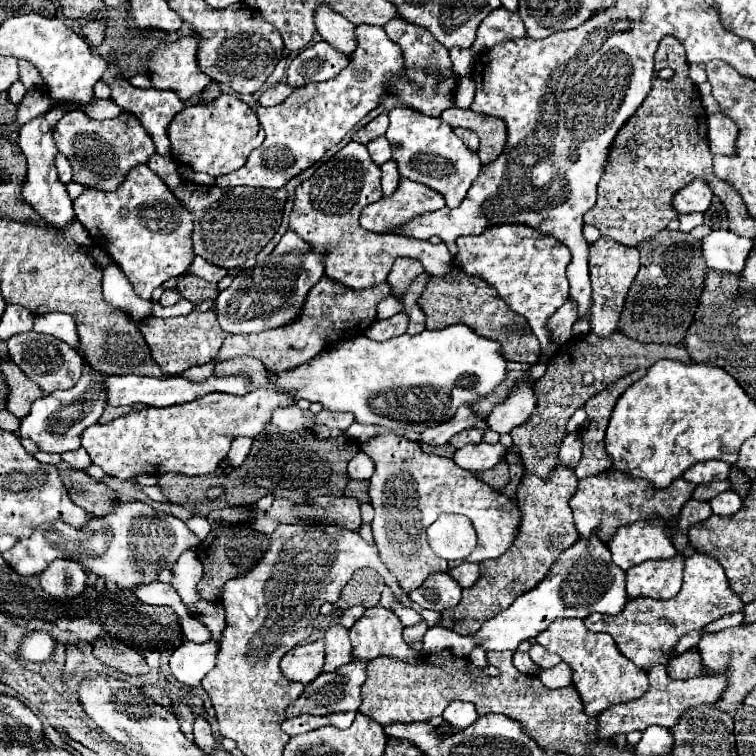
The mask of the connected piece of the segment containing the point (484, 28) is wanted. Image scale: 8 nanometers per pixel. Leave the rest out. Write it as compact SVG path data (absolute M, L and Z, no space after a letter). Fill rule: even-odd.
M496 8L478 26L476 40L472 42L470 50L474 54L482 54L482 52L492 50L502 40L516 40L524 36L526 36L526 30L520 16L516 12Z

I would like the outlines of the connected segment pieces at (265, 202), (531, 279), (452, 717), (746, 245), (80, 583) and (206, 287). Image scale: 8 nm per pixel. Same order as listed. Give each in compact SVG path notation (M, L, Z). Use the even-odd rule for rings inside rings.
M154 154L146 164L164 180L164 184L172 190L172 194L176 194L176 200L192 214L194 254L202 256L206 262L212 262L222 268L242 266L248 258L254 258L270 242L270 238L276 234L276 228L282 222L282 210L288 198L284 188L268 190L250 186L236 186L236 188L200 186L180 180L176 174L178 164L168 156Z
M492 226L484 230L480 236L460 236L456 240L458 254L456 264L470 276L478 276L490 286L496 288L498 296L514 310L516 314L524 316L542 344L542 354L552 358L560 344L552 340L548 330L550 316L566 302L568 298L568 280L566 280L566 266L570 262L570 250L552 236L532 234L528 226ZM508 232L522 234L522 238L508 238Z
M452 702L446 710L444 710L444 720L456 728L456 730L464 730L468 728L476 718L478 718L478 712L476 712L476 706L472 702Z
M712 230L702 240L706 266L718 272L732 272L732 274L738 274L738 270L744 268L744 260L752 250L752 246L754 240L736 236L730 230Z
M54 560L44 574L40 574L40 586L56 600L72 600L86 588L86 572L78 562Z
M186 274L180 282L178 282L178 290L182 294L182 298L190 300L194 306L200 306L206 300L216 300L220 294L220 288L212 282L204 282L202 278L196 278L192 274Z

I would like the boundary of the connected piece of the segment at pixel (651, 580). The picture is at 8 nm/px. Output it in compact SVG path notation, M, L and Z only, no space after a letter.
M676 554L668 560L648 560L632 566L626 572L628 598L650 596L650 598L672 598L682 588L684 556Z

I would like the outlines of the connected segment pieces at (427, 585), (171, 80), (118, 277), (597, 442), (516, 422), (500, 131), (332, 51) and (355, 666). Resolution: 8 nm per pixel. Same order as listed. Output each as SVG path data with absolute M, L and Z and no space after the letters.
M438 572L438 574L430 574L424 580L424 584L414 588L408 596L410 596L412 602L420 604L422 608L446 610L446 608L452 608L460 602L462 588L448 574Z
M188 34L188 36L178 38L176 42L156 46L156 50L150 54L152 86L162 88L162 90L176 90L182 100L188 100L190 96L204 90L204 86L208 86L210 78L204 72L200 72L200 68L198 68L198 54L196 54L198 46L200 46L200 36L196 36L196 34Z
M112 264L108 268L102 270L104 278L102 278L102 292L104 292L104 300L114 306L120 308L124 314L128 314L136 324L140 324L144 318L152 316L152 300L144 300L140 298L132 284L128 282L128 278L124 276L124 272Z
M636 370L636 372L628 374L628 376L612 382L606 390L598 392L596 396L592 396L592 398L588 400L588 404L584 404L584 410L586 410L586 414L588 414L588 418L586 418L586 422L578 428L578 436L580 436L580 440L582 440L582 460L580 460L580 464L576 466L576 470L574 470L574 474L576 474L578 480L588 478L588 476L598 476L598 474L602 474L604 470L608 470L608 468L612 466L612 460L608 458L608 454L606 454L606 450L604 450L604 432L606 432L606 426L608 426L612 408L614 408L616 400L622 396L622 392L624 392L630 384L634 384L636 380L640 380L644 374L646 374L646 370Z
M520 386L520 390L512 390L510 398L506 398L490 412L486 424L498 434L506 434L512 432L512 428L520 426L522 422L526 422L534 410L536 410L534 392L528 390L528 386Z
M456 106L444 110L444 114L440 118L446 124L450 124L452 128L462 126L462 128L470 128L478 134L478 138L480 138L478 156L480 156L482 164L490 164L494 158L498 158L498 154L502 154L502 150L506 146L506 138L508 138L508 128L502 118L482 116L474 110L462 110Z
M320 40L308 48L304 48L288 66L286 76L290 86L304 86L308 82L322 82L334 78L348 66L348 56Z
M352 660L334 672L320 672L320 676L316 680L306 684L302 696L286 708L286 718L294 718L300 714L326 716L326 714L348 712L348 710L356 712L360 706L360 692L358 690L362 686L362 682L366 680L366 664L368 664L368 660Z

